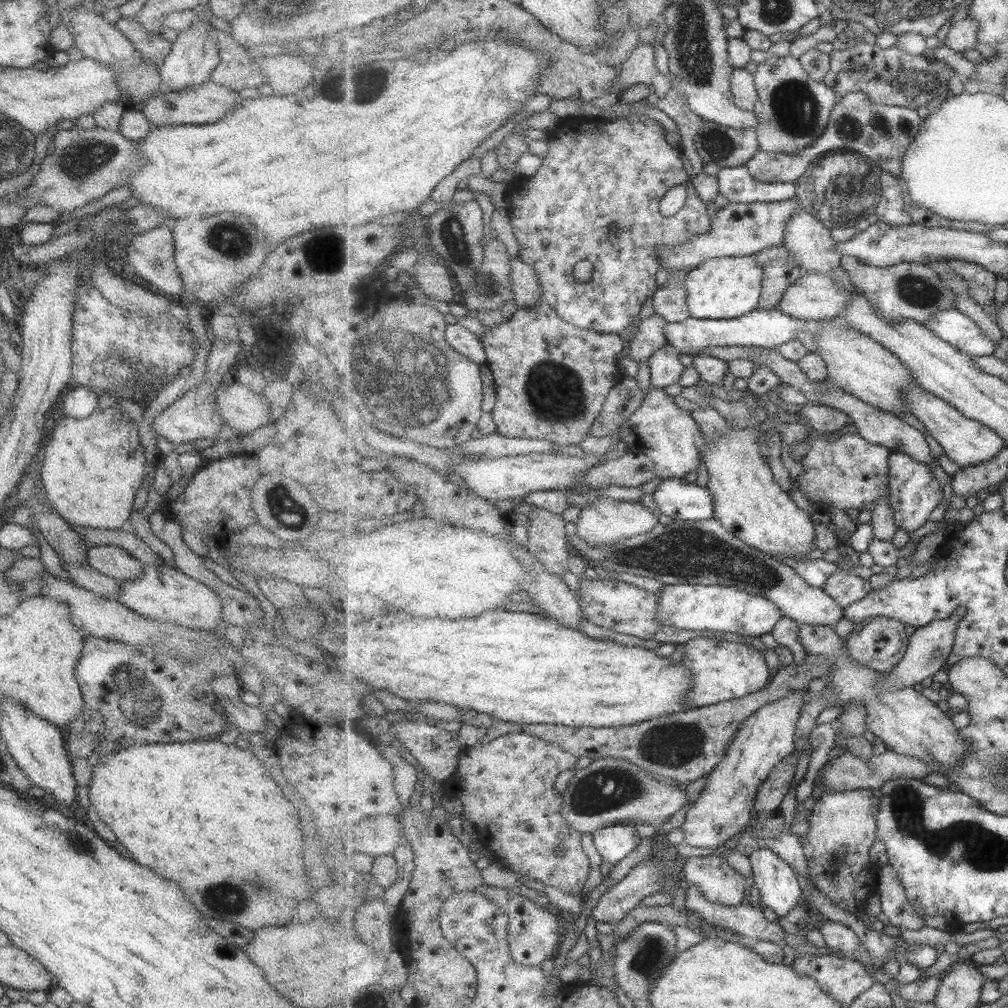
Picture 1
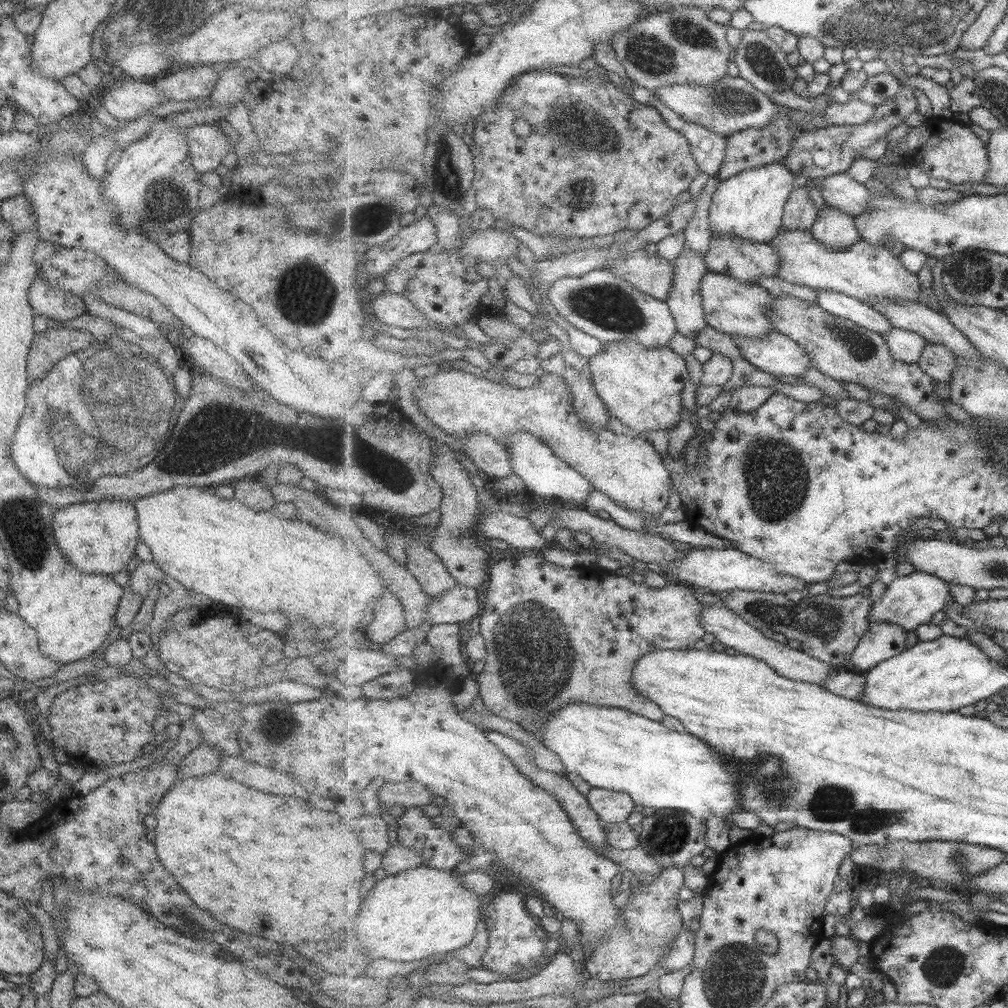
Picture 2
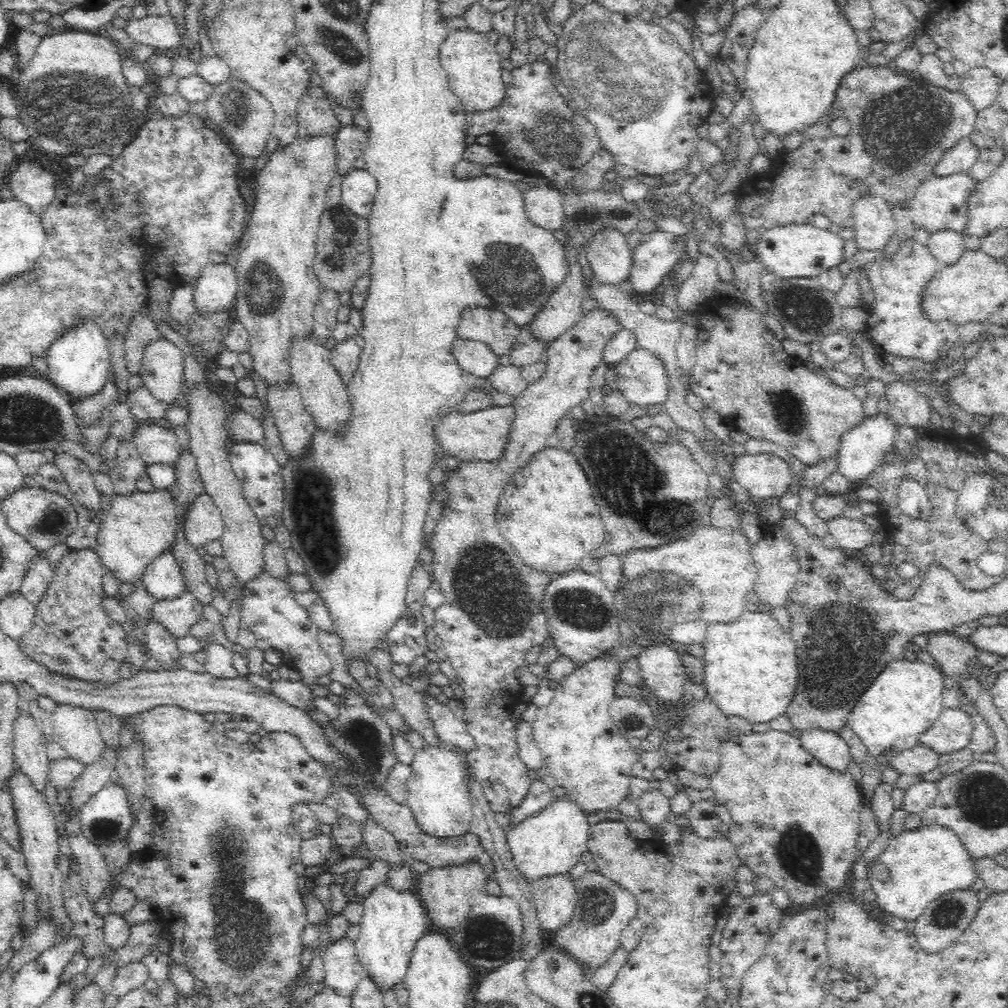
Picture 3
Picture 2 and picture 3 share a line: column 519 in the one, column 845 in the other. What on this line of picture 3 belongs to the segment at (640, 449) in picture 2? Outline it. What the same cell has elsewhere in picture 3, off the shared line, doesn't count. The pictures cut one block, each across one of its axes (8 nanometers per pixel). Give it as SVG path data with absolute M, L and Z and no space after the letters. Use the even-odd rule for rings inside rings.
M724 303L721 305L720 312L704 314L701 325L699 326L696 348L697 360L694 366L692 366L690 380L688 382L688 384L690 384L690 391L698 396L698 398L702 399L702 401L706 403L706 406L716 410L723 419L724 424L734 429L740 429L752 438L770 441L784 447L790 456L794 456L798 461L804 463L805 466L818 464L820 460L837 455L838 447L840 446L840 437L845 432L848 432L850 428L860 424L860 422L864 420L864 411L862 409L863 401L854 395L853 389L833 383L826 375L815 375L812 371L809 371L804 364L797 361L795 357L789 355L782 348L780 340L775 337L770 329L768 329L766 321L764 320L764 314L758 309L742 307L740 305L726 305L726 303Z

